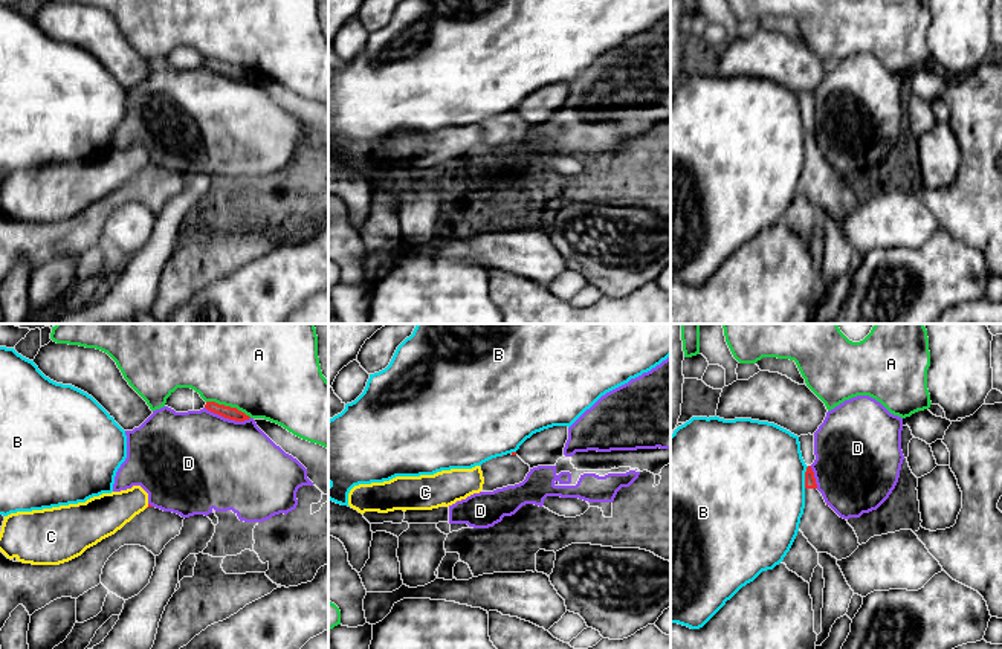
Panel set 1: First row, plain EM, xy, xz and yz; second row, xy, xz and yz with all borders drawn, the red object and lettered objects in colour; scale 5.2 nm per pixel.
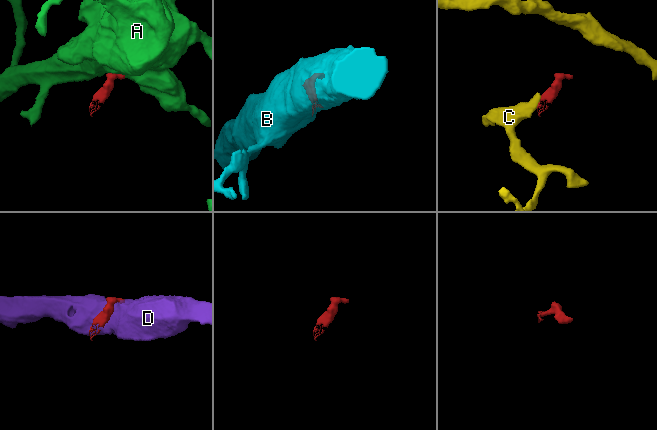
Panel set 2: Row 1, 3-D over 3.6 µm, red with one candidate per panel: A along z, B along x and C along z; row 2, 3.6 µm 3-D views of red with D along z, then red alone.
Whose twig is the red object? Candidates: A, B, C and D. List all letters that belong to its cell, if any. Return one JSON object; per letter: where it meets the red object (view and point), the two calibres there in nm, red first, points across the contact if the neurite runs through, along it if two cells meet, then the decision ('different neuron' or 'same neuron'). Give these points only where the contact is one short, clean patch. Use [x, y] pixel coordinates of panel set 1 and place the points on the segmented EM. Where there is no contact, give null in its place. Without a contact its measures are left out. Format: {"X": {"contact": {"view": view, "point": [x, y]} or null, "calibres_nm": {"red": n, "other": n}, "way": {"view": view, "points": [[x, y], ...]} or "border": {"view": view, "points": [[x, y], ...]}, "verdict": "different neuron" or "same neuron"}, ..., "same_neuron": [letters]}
{"A": {"contact": {"view": "xy", "point": [229, 406]}, "calibres_nm": {"red": 70, "other": 500}, "border": {"view": "xy", "points": [[206, 400], [235, 406], [251, 417]]}, "verdict": "different neuron"}, "B": {"contact": {"view": "yz", "point": [805, 477]}, "calibres_nm": {"red": 60, "other": 500}, "verdict": "different neuron"}, "C": {"contact": {"view": "xy", "point": [148, 506]}, "calibres_nm": {"red": 20, "other": 220}, "border": {"view": "xy", "points": [[148, 504], [145, 507]]}, "verdict": "different neuron"}, "D": {"contact": {"view": "xy", "point": [228, 417]}, "calibres_nm": {"red": 70, "other": 480}, "verdict": "different neuron"}, "same_neuron": []}

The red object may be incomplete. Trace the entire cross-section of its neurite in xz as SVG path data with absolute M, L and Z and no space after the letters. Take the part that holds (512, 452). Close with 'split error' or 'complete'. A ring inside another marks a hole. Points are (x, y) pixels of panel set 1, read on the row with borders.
M516 452L492 458L480 467L484 478L481 492L493 492L496 489L519 484L530 472L530 466L525 464Z | split error

